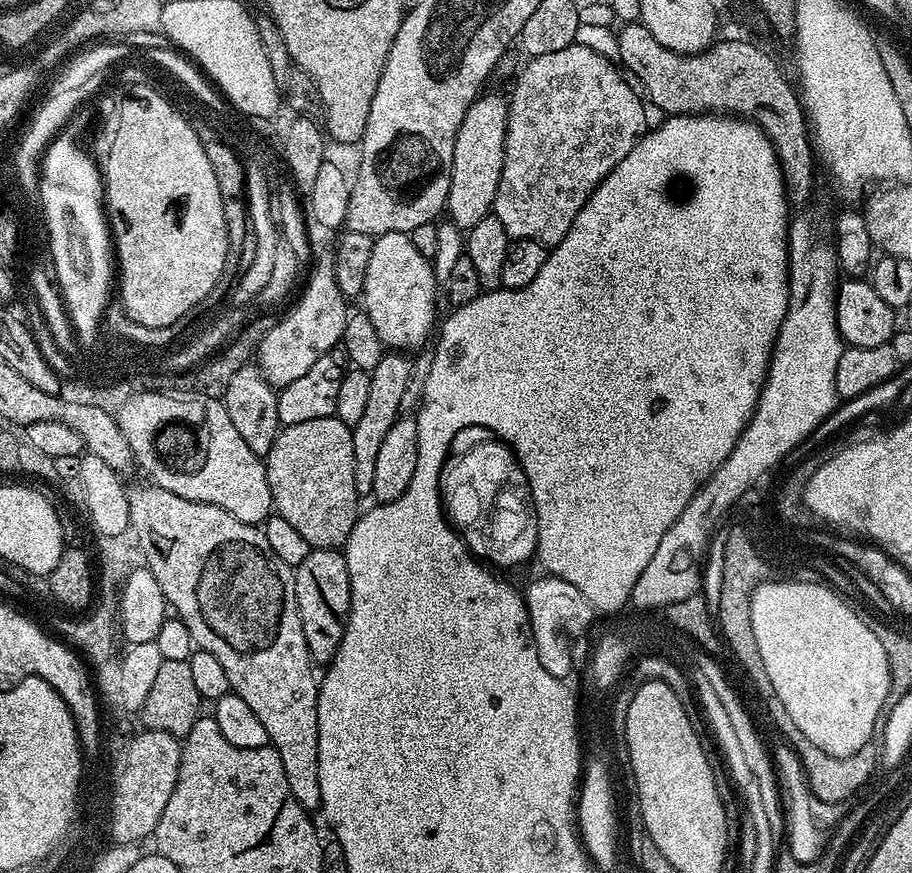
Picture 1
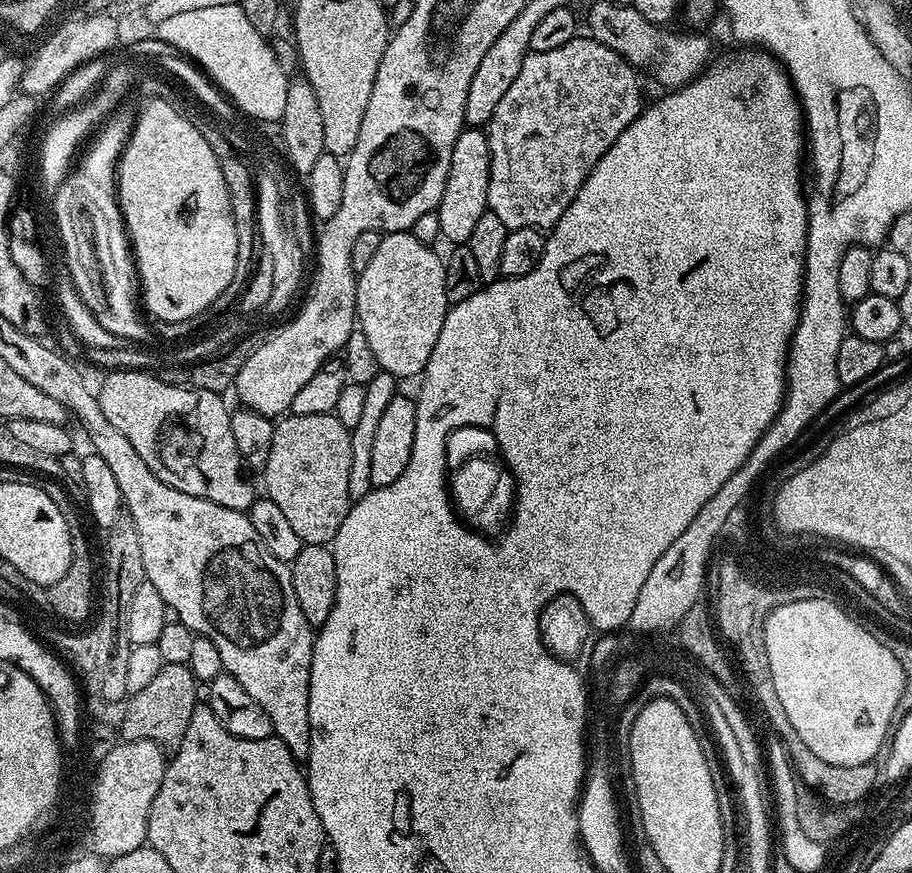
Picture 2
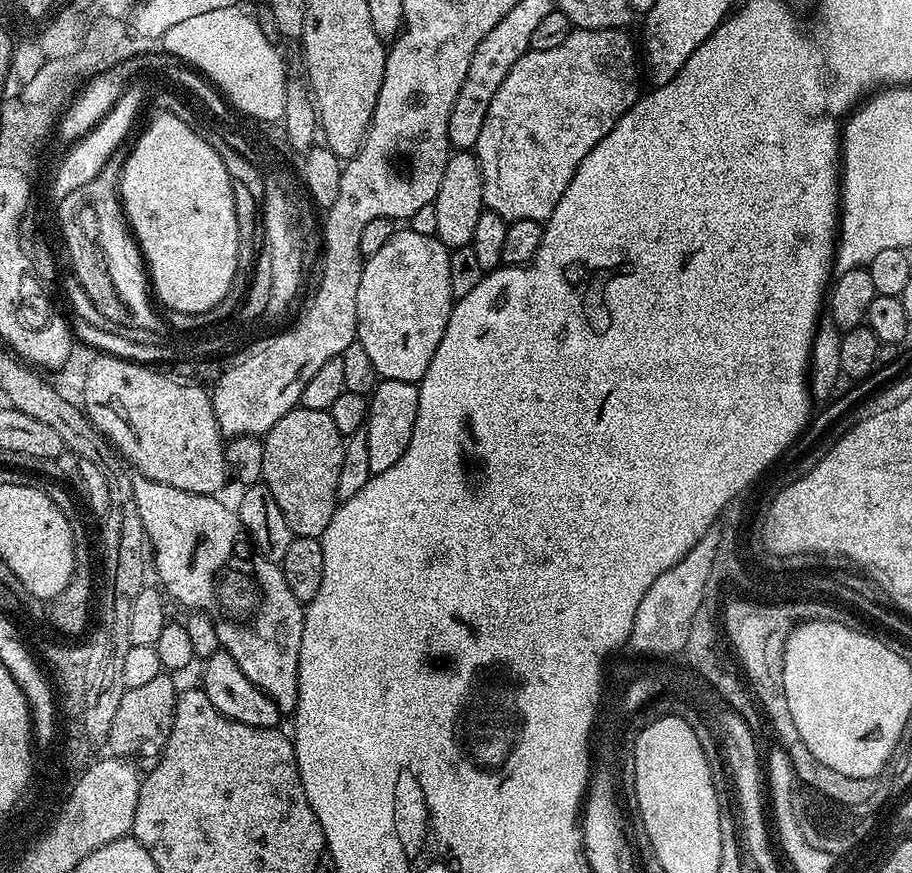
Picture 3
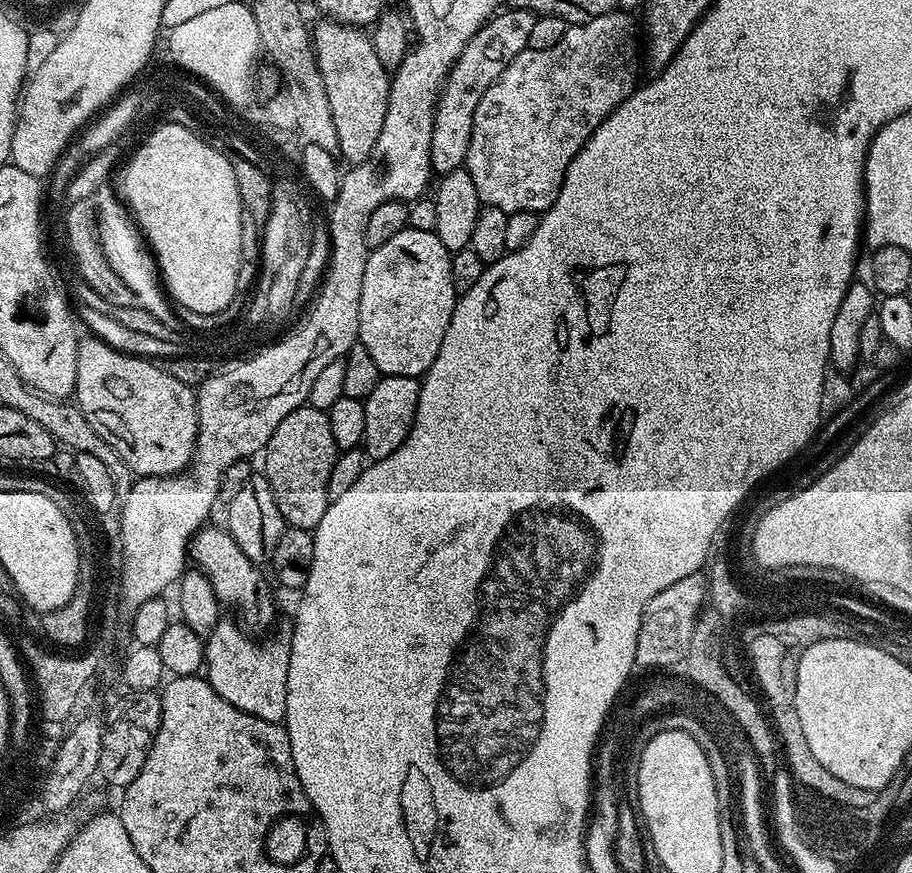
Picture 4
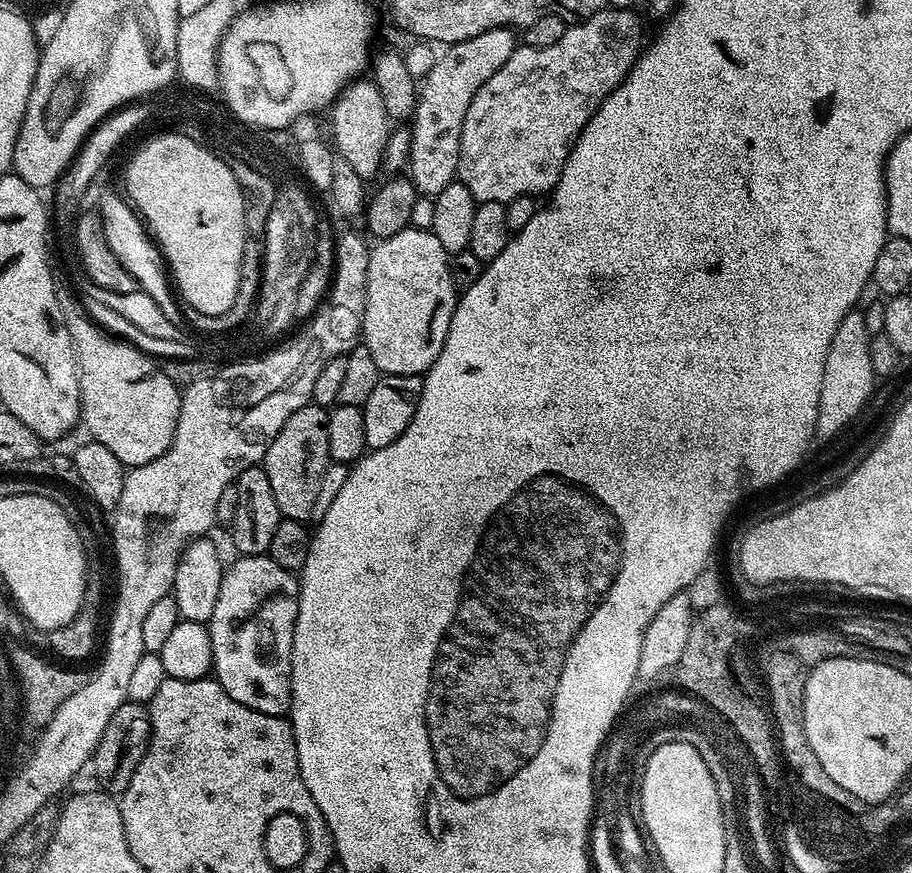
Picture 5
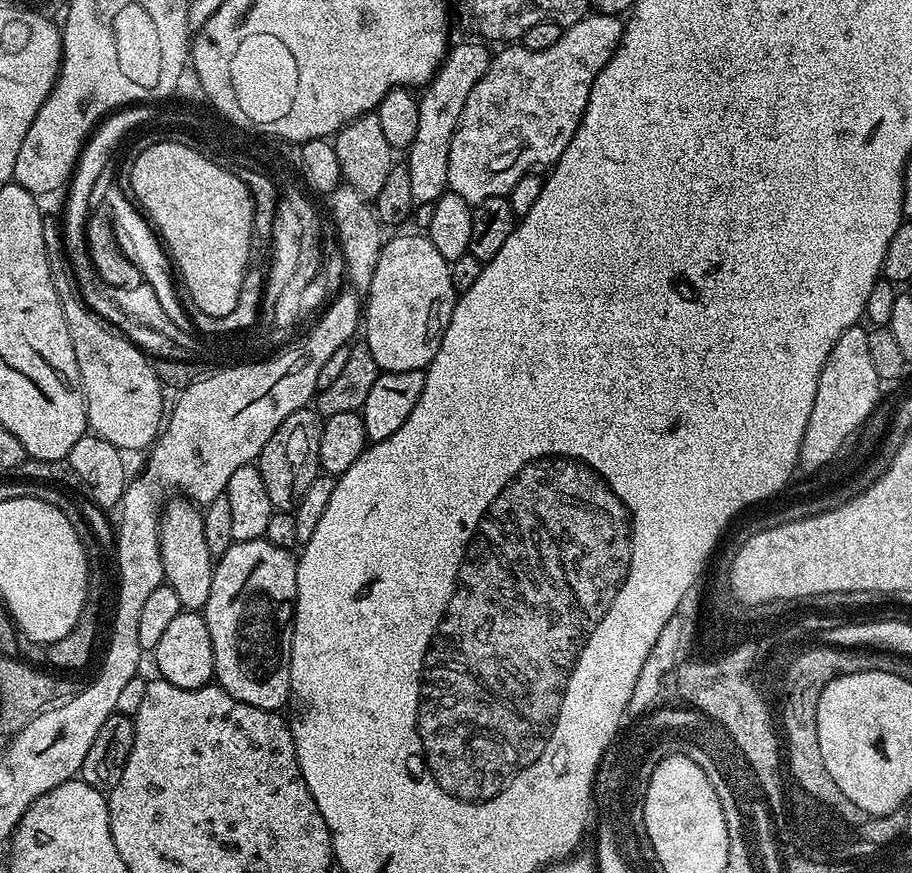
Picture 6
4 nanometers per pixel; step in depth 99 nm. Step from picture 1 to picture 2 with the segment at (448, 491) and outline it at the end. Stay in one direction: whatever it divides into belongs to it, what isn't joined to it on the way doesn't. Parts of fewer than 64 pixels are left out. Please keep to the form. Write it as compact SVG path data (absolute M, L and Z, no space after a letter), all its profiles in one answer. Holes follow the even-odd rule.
M492 444L488 448L478 448L470 453L468 461L455 461L454 467L448 473L448 491L460 519L469 528L485 534L499 534L504 531L512 515L512 505L516 502L516 484L512 481L512 472L500 455L499 448Z

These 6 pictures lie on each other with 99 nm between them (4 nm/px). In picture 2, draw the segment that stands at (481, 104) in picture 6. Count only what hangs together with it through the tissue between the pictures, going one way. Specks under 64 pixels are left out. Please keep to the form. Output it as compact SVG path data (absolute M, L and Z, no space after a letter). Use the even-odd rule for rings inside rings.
M584 34L554 50L529 52L522 62L522 70L518 70L518 78L510 82L510 90L498 101L486 126L490 146L488 211L498 214L509 230L555 228L566 206L582 190L582 182L586 182L590 170L598 166L602 154L614 146L618 134L640 115L642 103L636 76L637 69L610 50L610 46L602 46L602 42Z

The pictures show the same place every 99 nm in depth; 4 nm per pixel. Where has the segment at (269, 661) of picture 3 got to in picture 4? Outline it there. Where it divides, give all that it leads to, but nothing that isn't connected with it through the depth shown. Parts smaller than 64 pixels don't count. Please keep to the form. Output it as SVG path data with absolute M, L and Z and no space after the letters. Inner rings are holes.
M205 526L190 541L190 556L195 567L204 573L205 578L214 586L214 594L221 605L232 608L240 607L244 611L245 625L253 624L256 628L264 628L272 620L276 608L272 605L272 596L268 593L268 584L259 567L253 564L242 550L238 550L238 542L223 527Z

